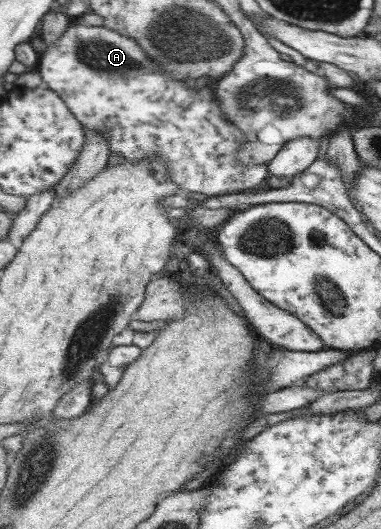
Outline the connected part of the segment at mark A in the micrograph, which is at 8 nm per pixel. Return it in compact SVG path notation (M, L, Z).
M72 22L37 62L43 86L59 95L84 128L105 134L109 153L118 153L132 163L158 155L166 161L168 180L180 185L184 191L207 196L251 190L264 181L266 163L246 167L239 162L237 151L245 145L245 135L220 112L212 87L196 87L194 81L171 79L146 57L136 40L102 26Z

